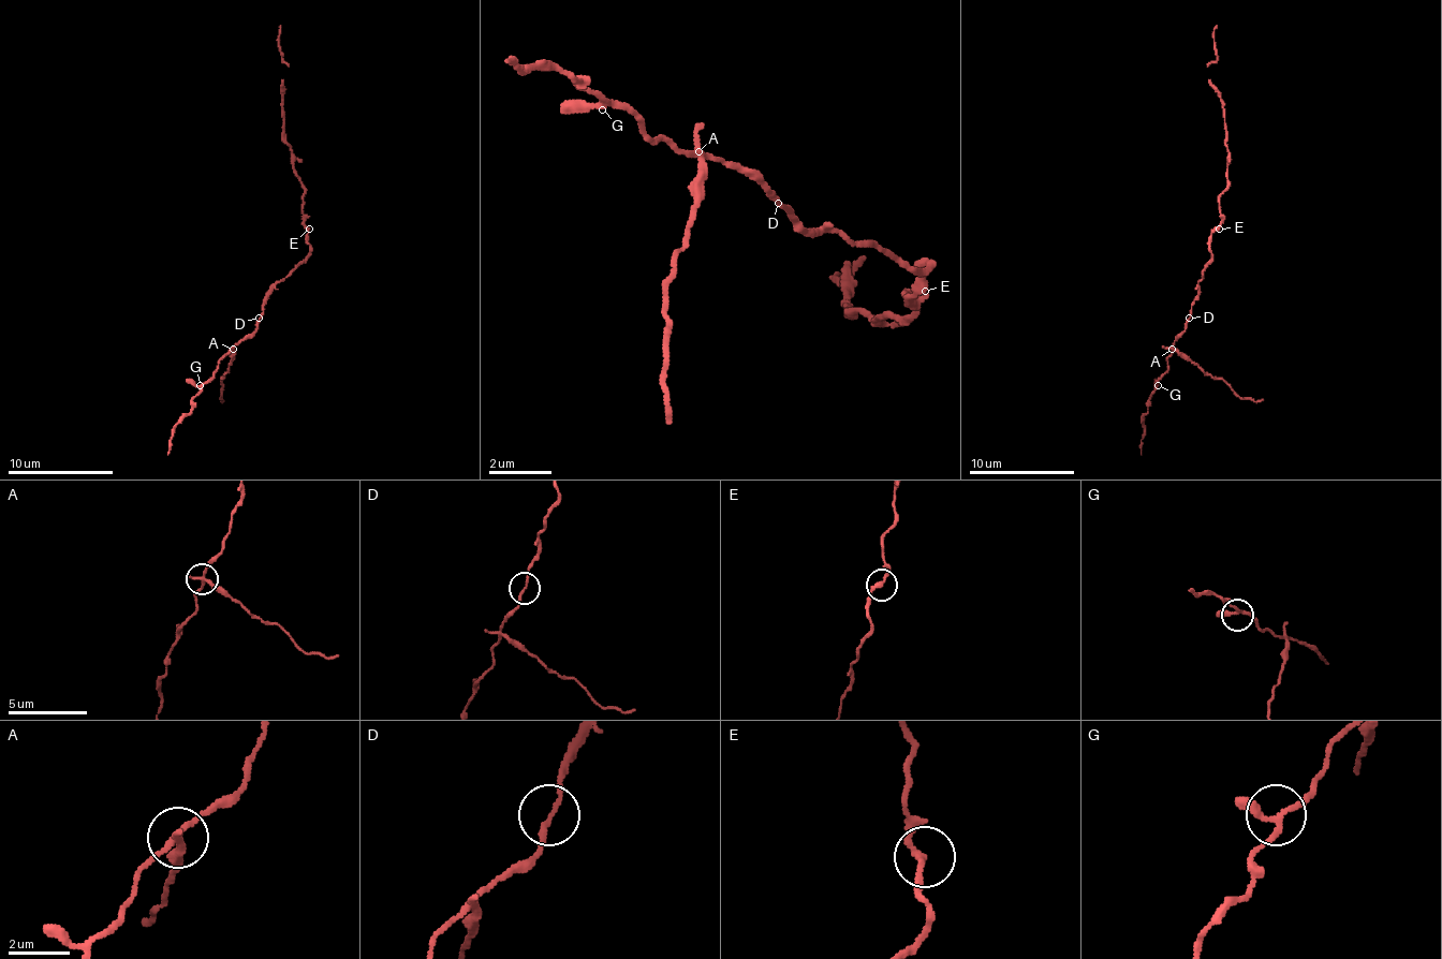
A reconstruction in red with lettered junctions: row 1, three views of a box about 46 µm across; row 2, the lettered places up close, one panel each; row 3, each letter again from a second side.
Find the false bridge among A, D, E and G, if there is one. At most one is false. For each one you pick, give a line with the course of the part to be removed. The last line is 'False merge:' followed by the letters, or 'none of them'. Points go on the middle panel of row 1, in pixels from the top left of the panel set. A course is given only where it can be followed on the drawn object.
A: Course of the part to remove: (696, 149), (696, 204), (665, 276), (665, 425)
False merge: A

